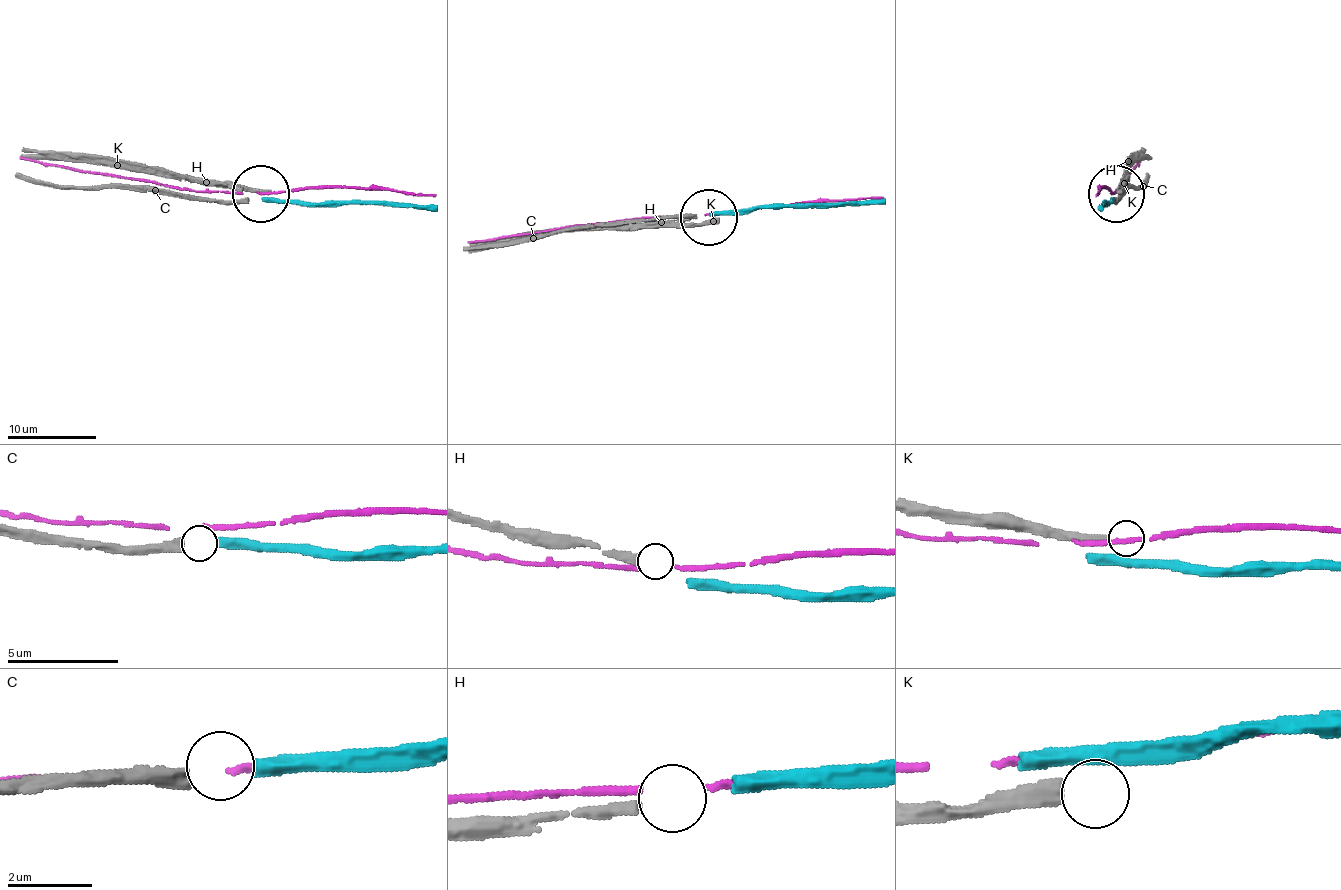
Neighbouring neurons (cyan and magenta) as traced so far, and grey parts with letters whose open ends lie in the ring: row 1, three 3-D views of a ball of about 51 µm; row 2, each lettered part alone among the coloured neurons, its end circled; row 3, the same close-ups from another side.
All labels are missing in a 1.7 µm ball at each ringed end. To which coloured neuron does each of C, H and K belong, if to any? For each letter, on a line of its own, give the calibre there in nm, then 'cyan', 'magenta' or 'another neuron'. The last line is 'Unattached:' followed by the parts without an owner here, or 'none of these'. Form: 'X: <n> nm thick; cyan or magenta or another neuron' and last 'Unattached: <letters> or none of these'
C: 400 nm thick; cyan
H: 320 nm thick; another neuron
K: 440 nm thick; another neuron
Unattached: H, K

